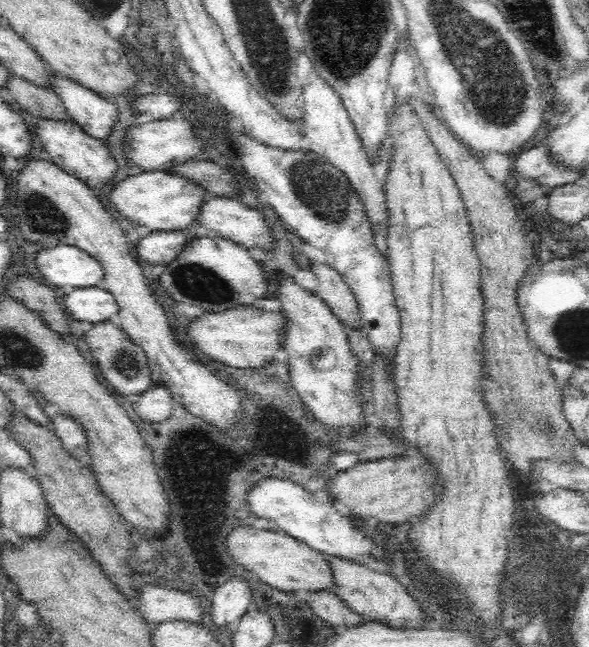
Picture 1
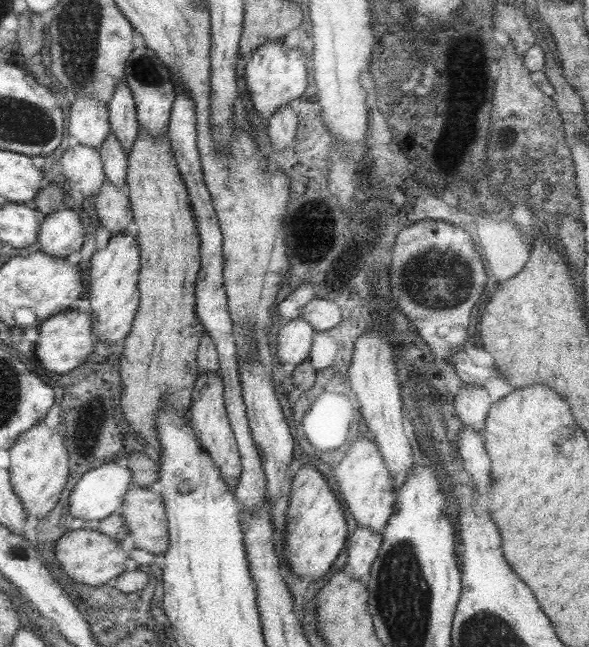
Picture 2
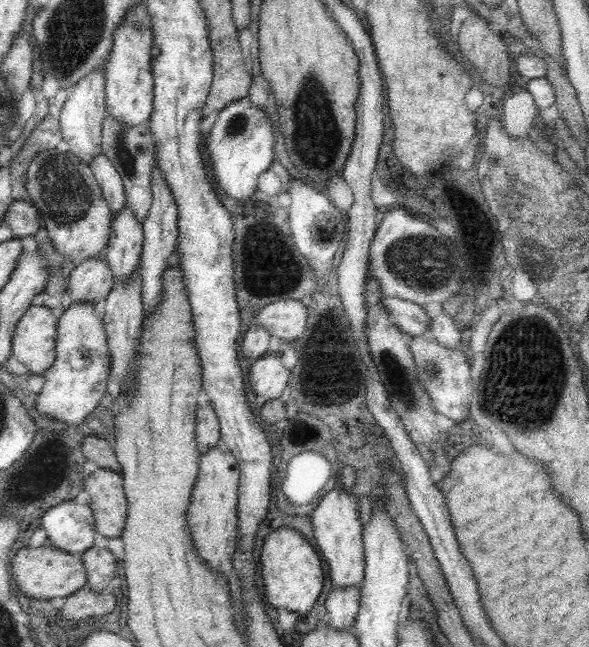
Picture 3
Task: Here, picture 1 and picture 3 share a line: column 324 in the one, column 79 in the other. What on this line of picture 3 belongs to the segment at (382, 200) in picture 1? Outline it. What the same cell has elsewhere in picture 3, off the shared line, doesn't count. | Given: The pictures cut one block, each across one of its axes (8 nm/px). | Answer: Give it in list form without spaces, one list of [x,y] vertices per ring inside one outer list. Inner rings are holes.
[[[103,67],[93,69],[83,79],[66,89],[66,98],[60,105],[59,132],[67,143],[69,154],[89,164],[101,152],[101,123],[106,112],[104,98]]]

